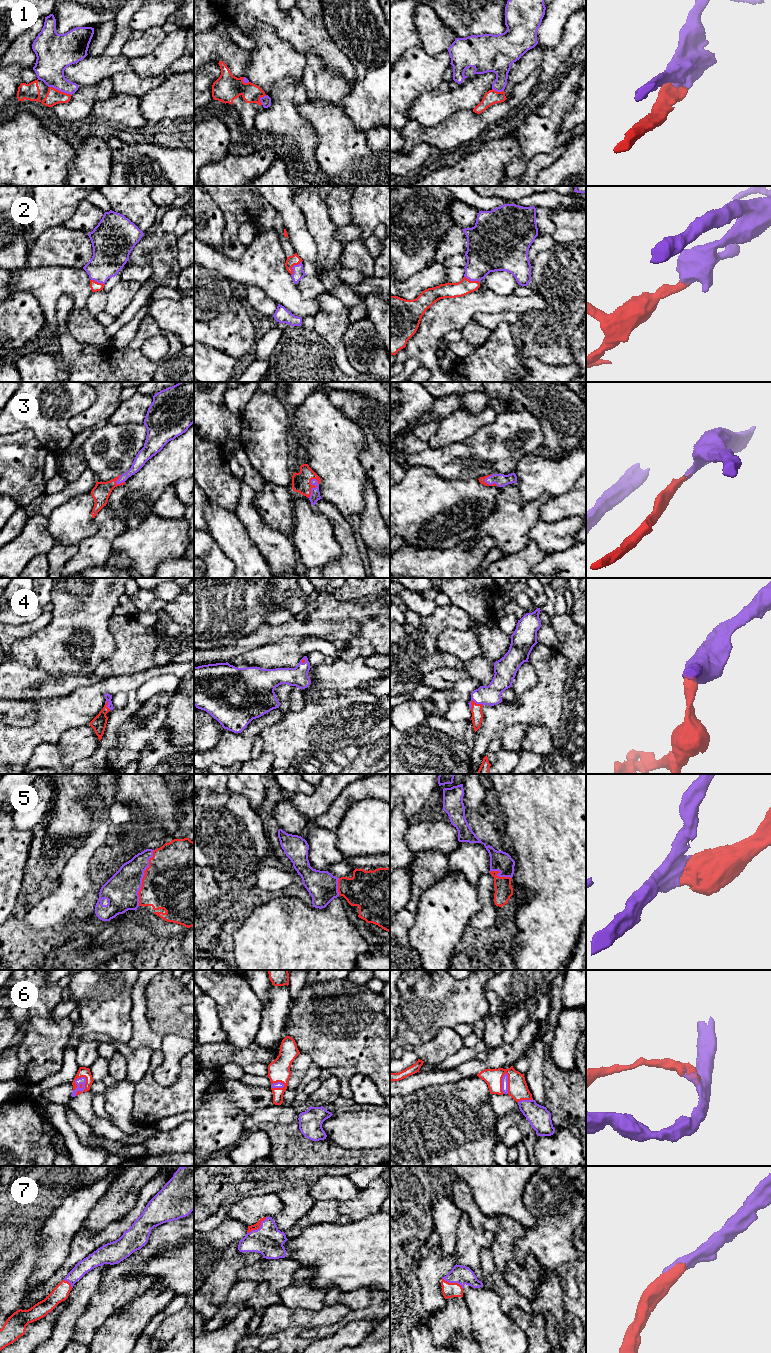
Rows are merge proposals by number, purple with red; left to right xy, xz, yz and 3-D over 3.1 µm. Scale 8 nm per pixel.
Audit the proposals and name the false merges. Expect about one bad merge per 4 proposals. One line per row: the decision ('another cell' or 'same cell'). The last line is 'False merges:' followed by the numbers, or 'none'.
1: another cell
2: same cell
3: same cell
4: same cell
5: same cell
6: same cell
7: same cell
False merges: 1

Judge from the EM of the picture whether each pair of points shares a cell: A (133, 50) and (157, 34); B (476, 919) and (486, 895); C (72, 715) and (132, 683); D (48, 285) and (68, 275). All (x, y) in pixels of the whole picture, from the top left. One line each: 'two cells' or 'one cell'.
A: one cell
B: one cell
C: one cell
D: one cell

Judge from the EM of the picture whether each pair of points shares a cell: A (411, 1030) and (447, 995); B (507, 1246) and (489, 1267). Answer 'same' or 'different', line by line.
A: same
B: different

